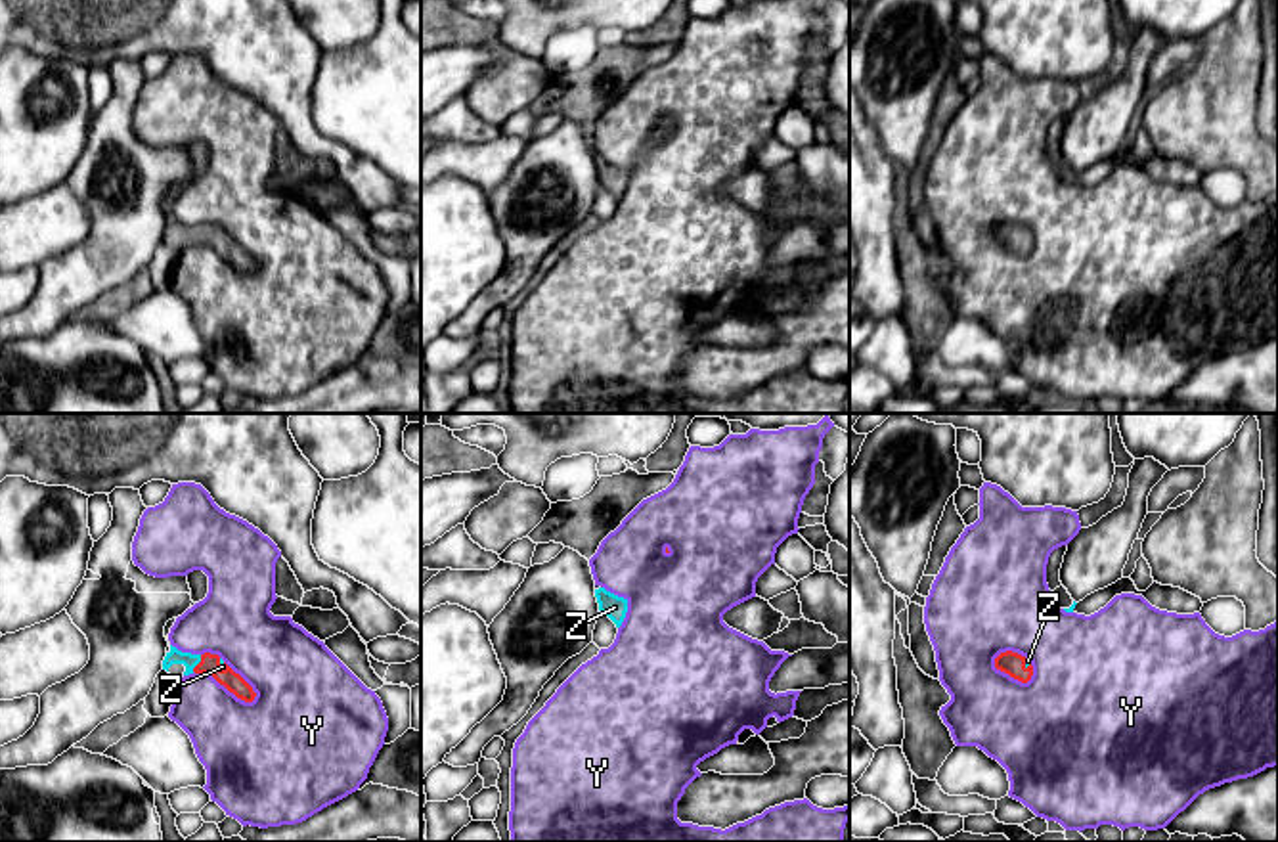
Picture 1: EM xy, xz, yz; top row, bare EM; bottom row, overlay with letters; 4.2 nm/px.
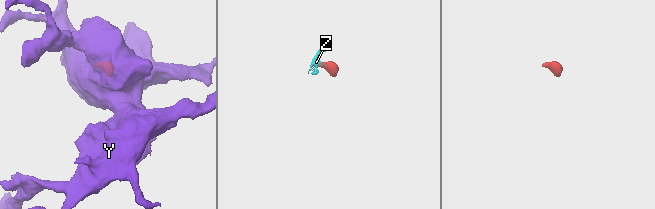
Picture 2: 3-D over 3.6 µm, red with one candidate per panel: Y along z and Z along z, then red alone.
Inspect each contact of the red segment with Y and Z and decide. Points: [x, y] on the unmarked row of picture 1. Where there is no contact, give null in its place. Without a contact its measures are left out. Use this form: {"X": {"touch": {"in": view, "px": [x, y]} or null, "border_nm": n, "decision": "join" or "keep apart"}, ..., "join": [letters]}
{"Y": {"touch": {"in": "xy", "px": [226, 259]}, "border_nm": 300, "decision": "keep apart"}, "Z": {"touch": {"in": "xy", "px": [199, 234]}, "border_nm": 80, "decision": "join"}, "join": ["Z"]}

